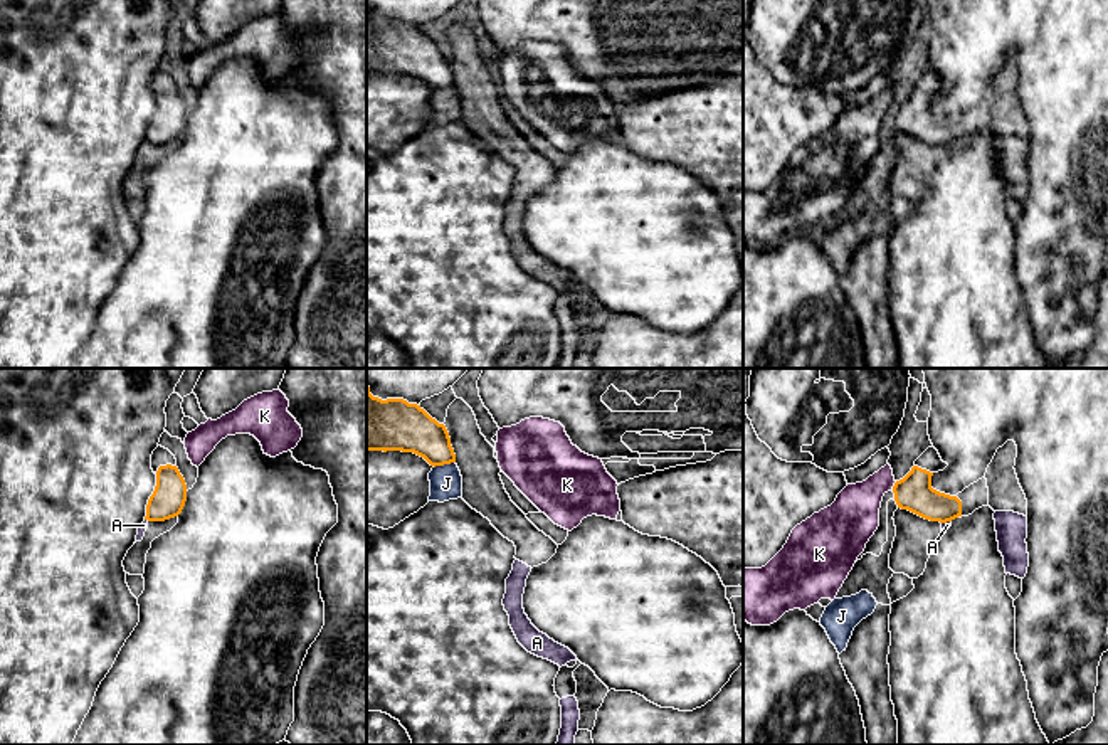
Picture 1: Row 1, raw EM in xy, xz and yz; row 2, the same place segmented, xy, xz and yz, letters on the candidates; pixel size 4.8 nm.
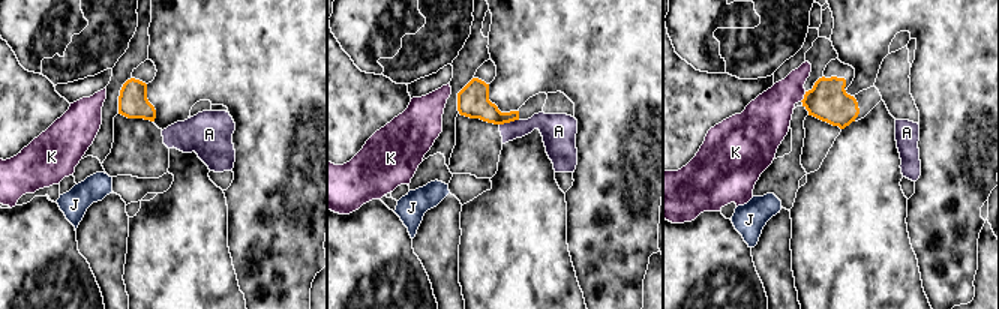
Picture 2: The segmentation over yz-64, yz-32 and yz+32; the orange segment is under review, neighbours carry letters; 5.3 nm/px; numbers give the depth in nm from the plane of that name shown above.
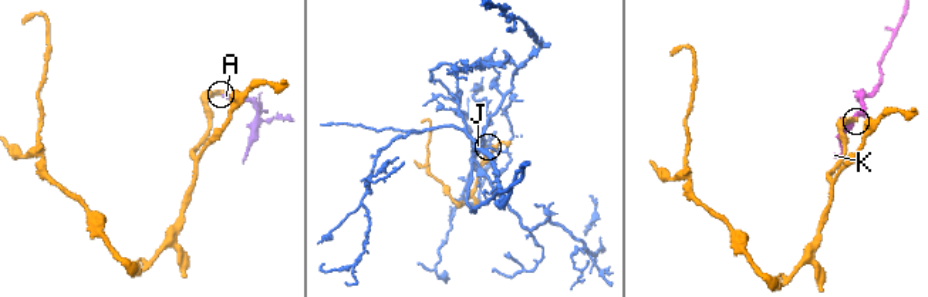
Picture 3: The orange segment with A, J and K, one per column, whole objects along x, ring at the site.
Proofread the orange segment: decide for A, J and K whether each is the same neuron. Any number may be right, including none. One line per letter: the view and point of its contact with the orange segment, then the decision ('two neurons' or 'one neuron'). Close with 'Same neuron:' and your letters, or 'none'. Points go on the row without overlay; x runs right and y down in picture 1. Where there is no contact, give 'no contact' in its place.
A: yz (945, 145) | two neurons
J: xz (444, 86) | two neurons
K: yz (895, 108) | two neurons
Same neuron: none

